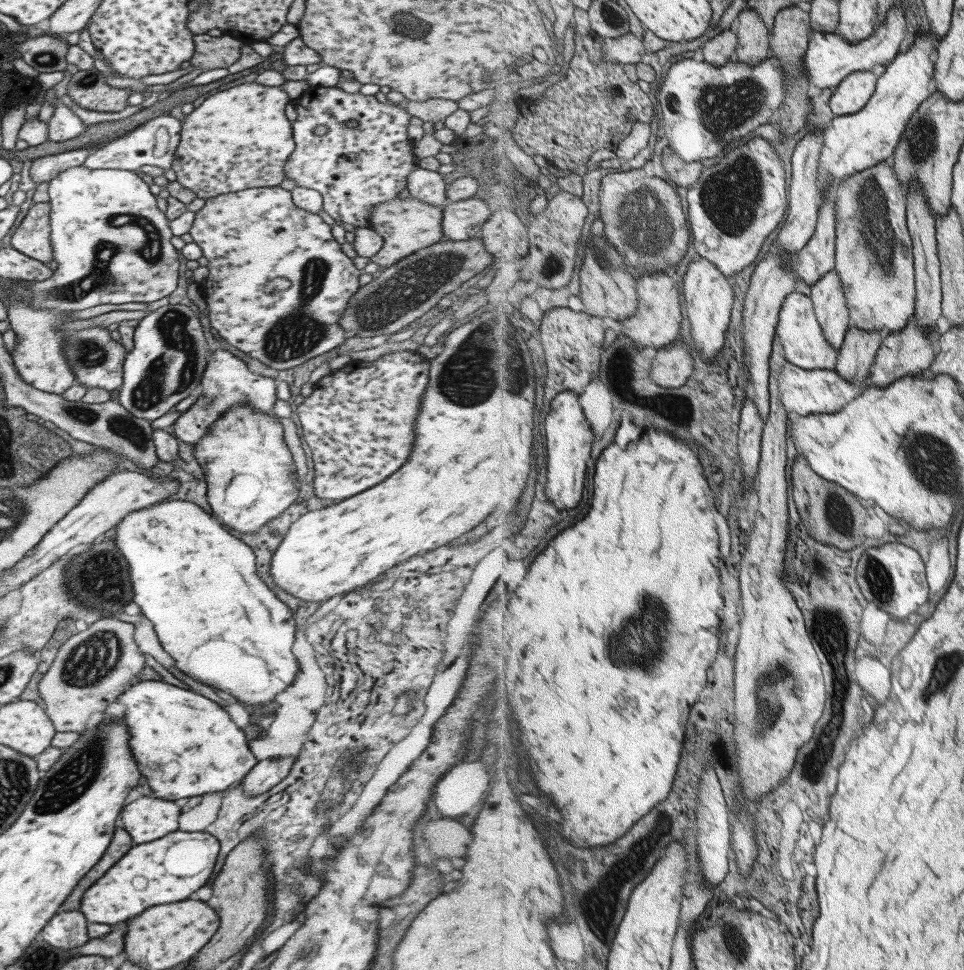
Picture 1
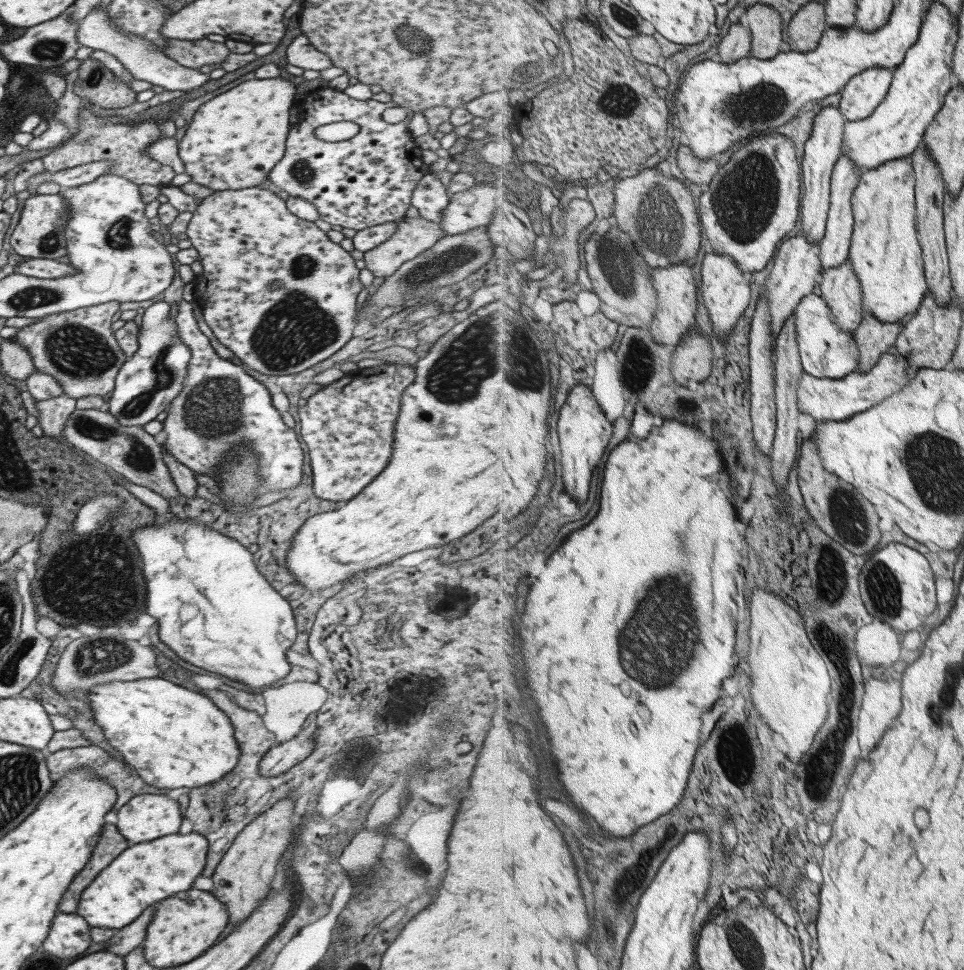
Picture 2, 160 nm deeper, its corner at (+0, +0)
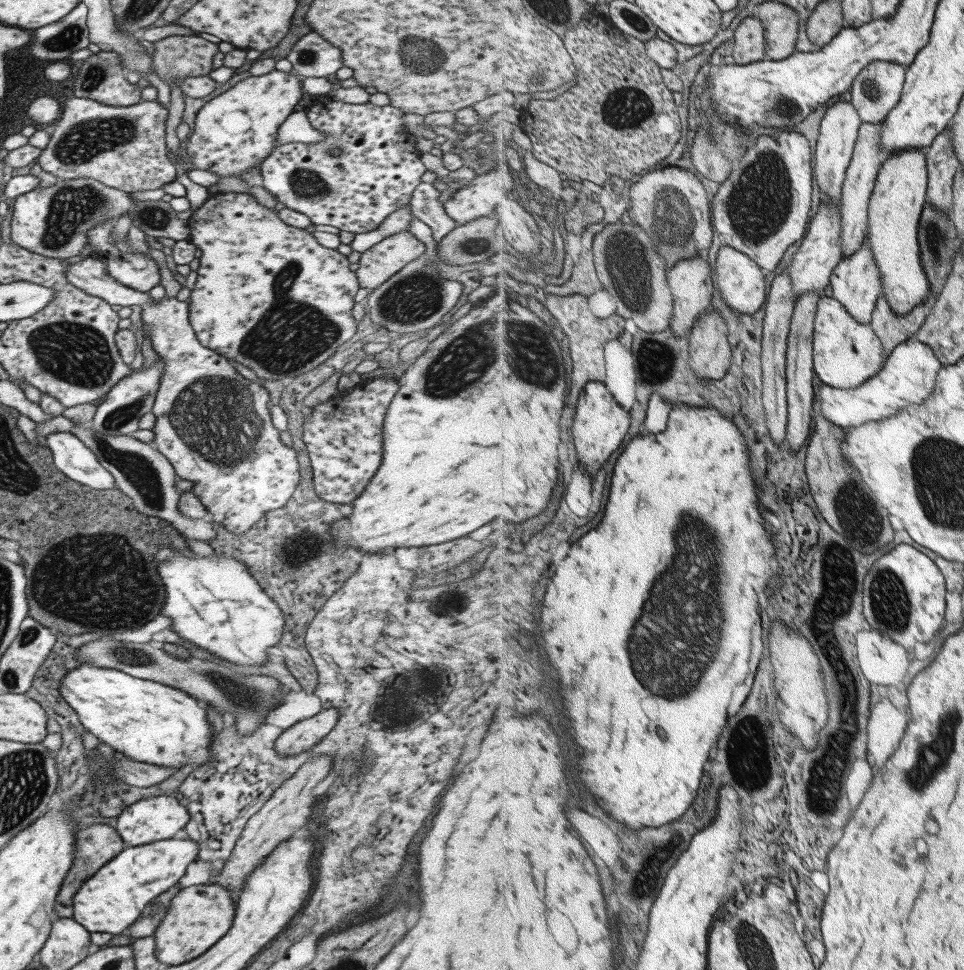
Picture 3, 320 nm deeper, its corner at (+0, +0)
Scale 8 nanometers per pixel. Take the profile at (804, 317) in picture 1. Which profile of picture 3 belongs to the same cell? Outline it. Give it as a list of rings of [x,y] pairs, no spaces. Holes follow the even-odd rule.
[[[822,296],[819,303],[814,334],[815,372],[829,386],[859,388],[884,369],[890,353],[873,325],[858,321],[839,300]]]

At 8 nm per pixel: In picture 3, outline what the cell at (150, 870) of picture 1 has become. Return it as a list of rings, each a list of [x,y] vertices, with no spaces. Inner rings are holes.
[[[157,840],[141,846],[131,846],[121,850],[117,856],[103,864],[89,880],[73,895],[73,920],[81,924],[88,933],[107,932],[120,935],[131,926],[143,906],[157,894],[171,888],[185,874],[185,869],[194,861],[198,853],[196,842],[192,840]]]

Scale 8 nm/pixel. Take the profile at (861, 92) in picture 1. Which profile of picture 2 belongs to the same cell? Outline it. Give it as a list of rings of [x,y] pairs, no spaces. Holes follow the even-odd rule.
[[[885,67],[864,70],[842,90],[840,109],[848,120],[865,120],[872,116],[888,96],[894,71]]]

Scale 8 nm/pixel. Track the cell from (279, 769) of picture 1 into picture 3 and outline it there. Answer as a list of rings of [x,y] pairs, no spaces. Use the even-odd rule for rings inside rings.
[[[329,707],[292,724],[275,739],[275,752],[279,758],[305,754],[336,725],[339,715],[335,707]]]

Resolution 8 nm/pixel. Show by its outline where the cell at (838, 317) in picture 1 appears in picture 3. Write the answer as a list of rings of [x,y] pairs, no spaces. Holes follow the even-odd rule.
[[[867,238],[864,245],[855,254],[844,257],[840,266],[834,270],[830,285],[831,296],[843,303],[858,321],[862,323],[872,321],[877,302],[883,297],[884,282],[882,281],[880,266],[876,261],[876,254]]]

